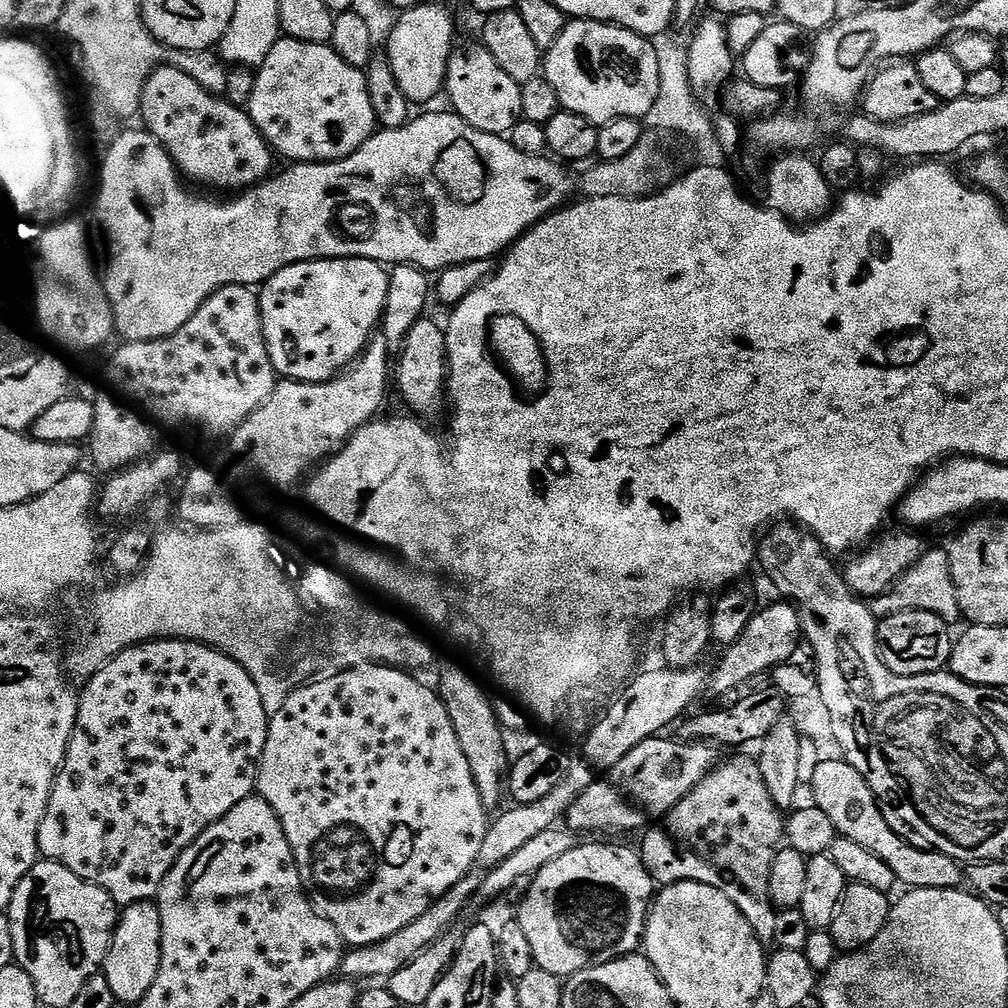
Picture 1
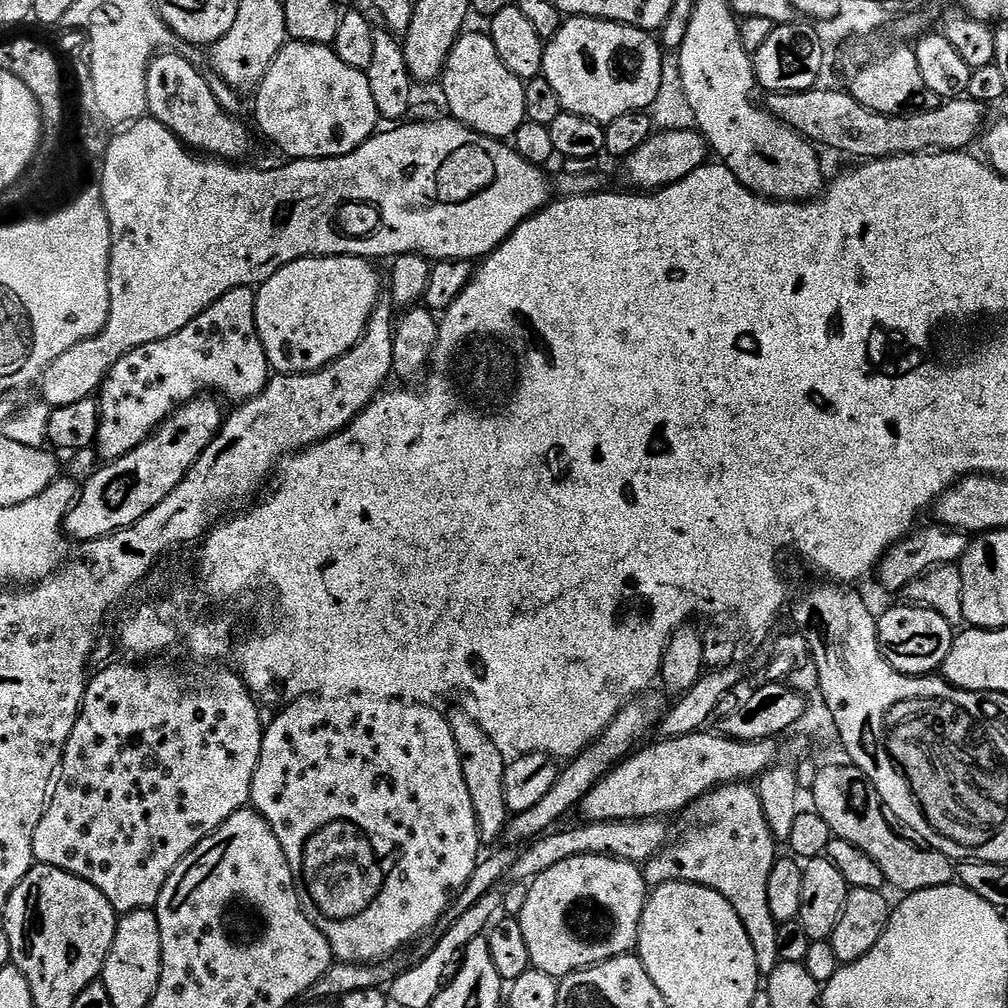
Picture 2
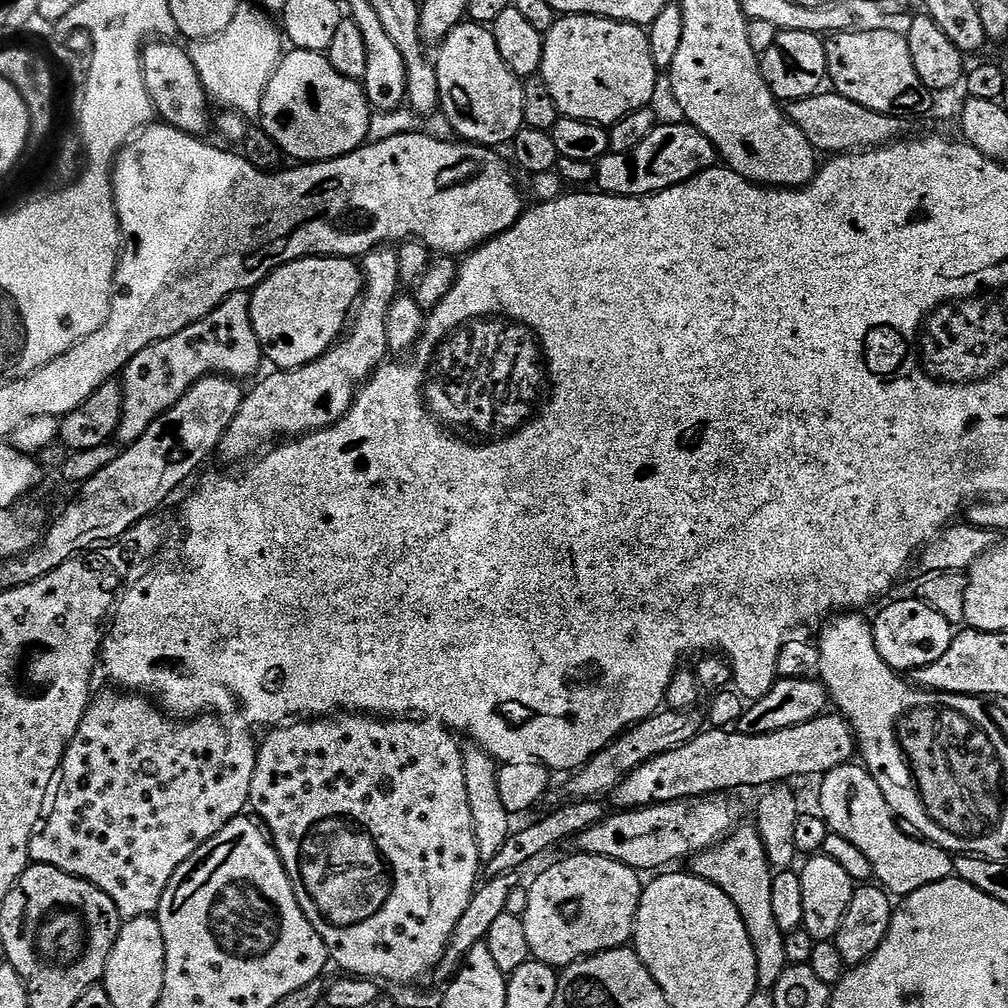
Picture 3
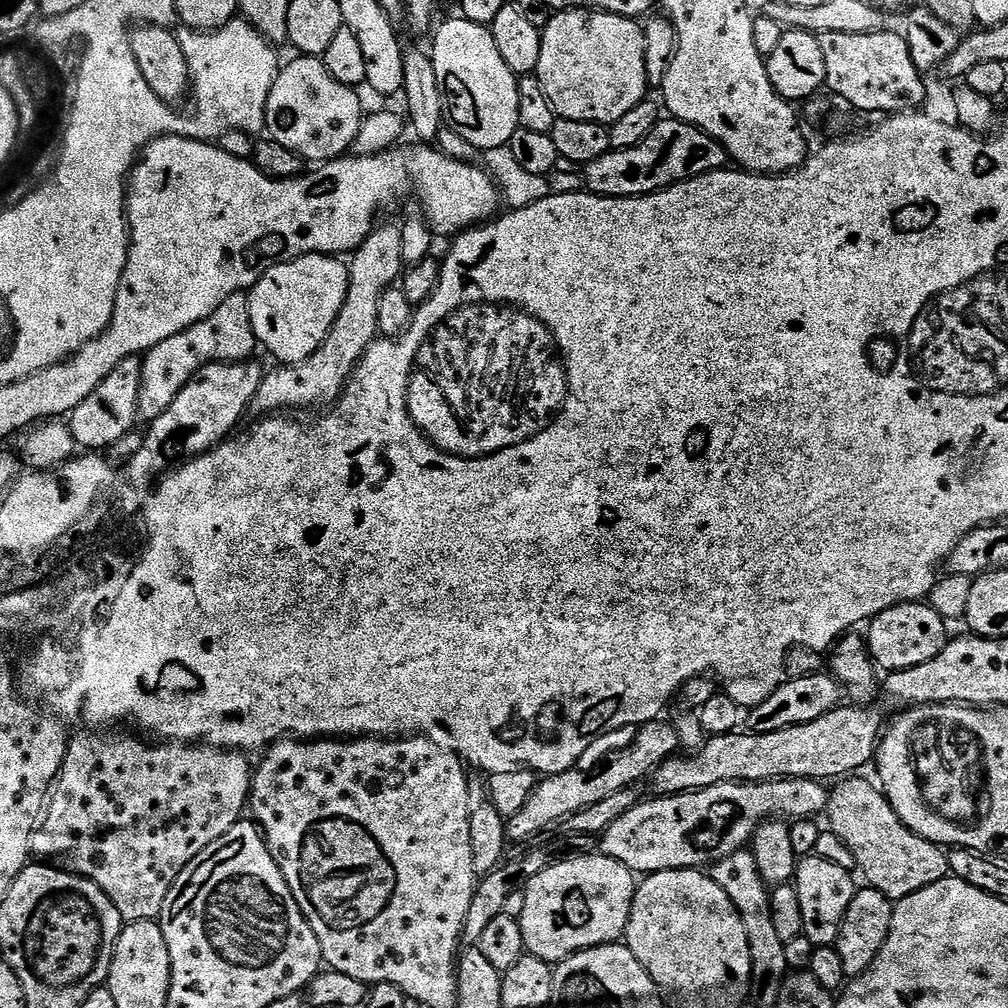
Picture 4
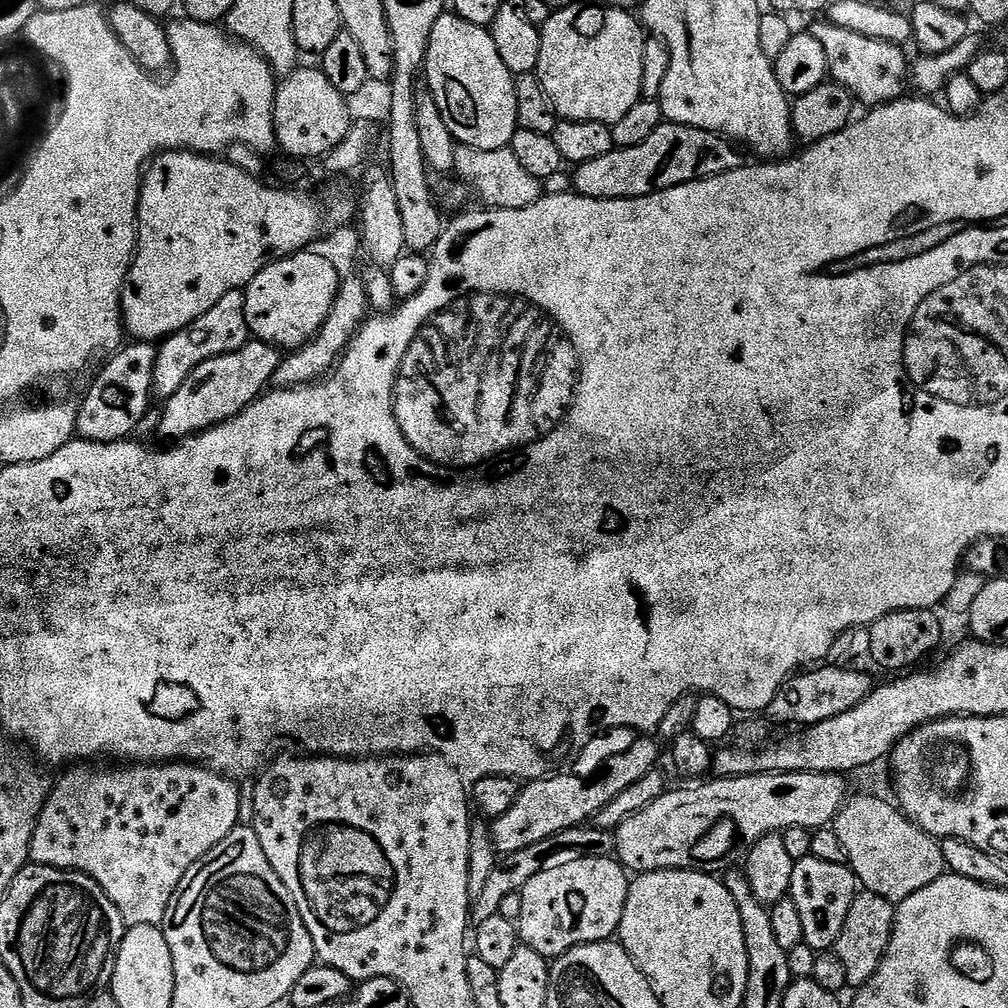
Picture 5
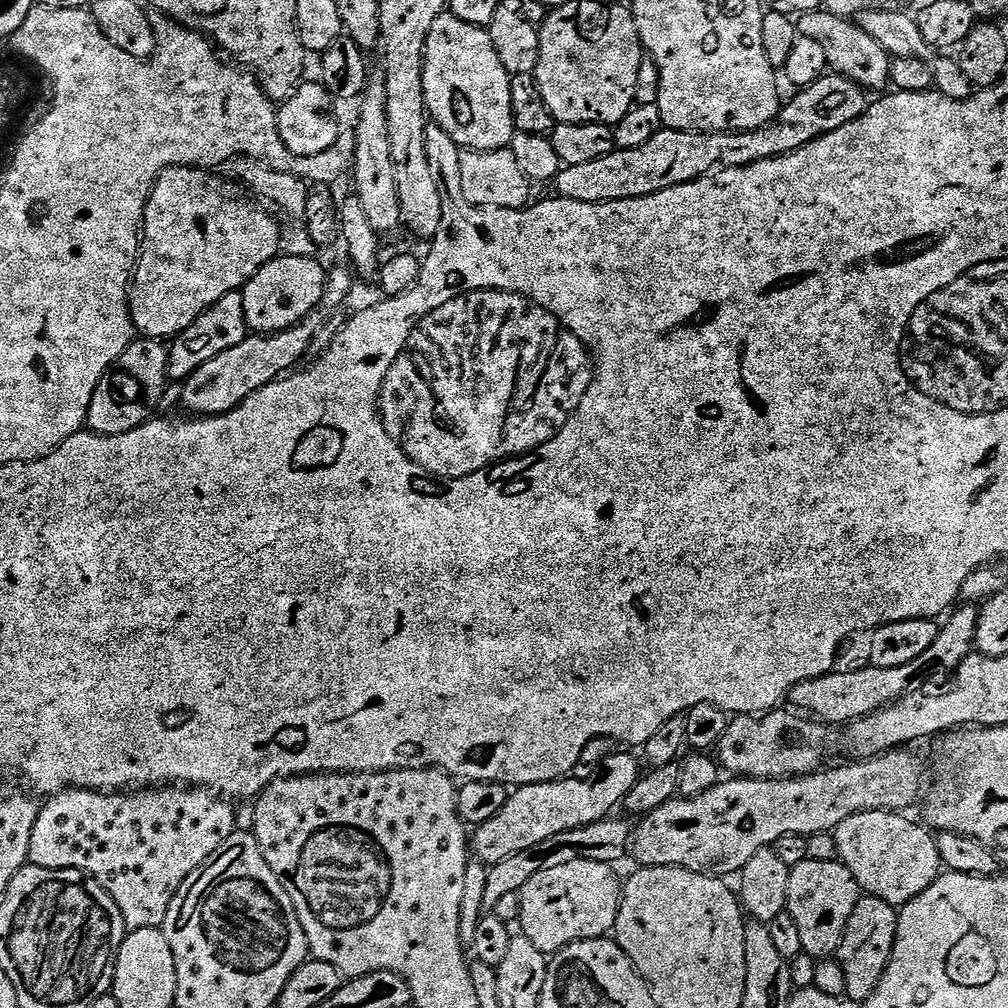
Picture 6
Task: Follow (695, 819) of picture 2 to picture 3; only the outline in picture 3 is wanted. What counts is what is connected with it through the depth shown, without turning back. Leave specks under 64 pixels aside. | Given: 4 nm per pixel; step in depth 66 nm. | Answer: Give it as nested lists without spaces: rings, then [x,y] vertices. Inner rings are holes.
[[[755,827],[742,828],[733,831],[727,840],[723,840],[716,847],[707,848],[705,852],[691,857],[690,871],[693,876],[718,886],[718,890],[722,890],[722,894],[726,894],[730,902],[738,906],[738,914],[742,914],[742,922],[746,922],[750,942],[754,946],[757,985],[761,989],[771,990],[789,966],[786,958],[785,932],[778,926],[778,918],[774,918],[770,898],[774,869],[768,863],[762,838],[756,833]]]

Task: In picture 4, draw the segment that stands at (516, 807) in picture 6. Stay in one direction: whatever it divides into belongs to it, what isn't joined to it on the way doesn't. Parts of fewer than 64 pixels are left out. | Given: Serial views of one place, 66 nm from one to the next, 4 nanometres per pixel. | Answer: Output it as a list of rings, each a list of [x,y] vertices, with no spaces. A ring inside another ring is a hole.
[[[658,719],[639,725],[635,729],[636,737],[625,748],[614,749],[601,764],[594,765],[589,772],[584,766],[577,766],[562,774],[543,777],[537,783],[534,794],[530,794],[526,806],[522,806],[518,814],[507,817],[509,841],[532,840],[551,824],[563,825],[574,814],[578,814],[578,810],[595,806],[610,794],[618,794],[618,790],[637,787],[641,783],[639,780],[647,781],[658,766],[662,766],[681,751],[679,734],[676,733],[674,724],[664,723],[663,719]]]

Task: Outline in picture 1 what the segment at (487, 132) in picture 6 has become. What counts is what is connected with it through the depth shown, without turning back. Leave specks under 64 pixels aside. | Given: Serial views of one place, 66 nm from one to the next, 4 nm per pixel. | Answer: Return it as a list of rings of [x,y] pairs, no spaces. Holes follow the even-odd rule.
[[[483,46],[477,48],[457,47],[448,60],[446,96],[452,99],[451,107],[478,130],[495,136],[511,133],[512,128],[524,114],[523,87],[510,76]]]

